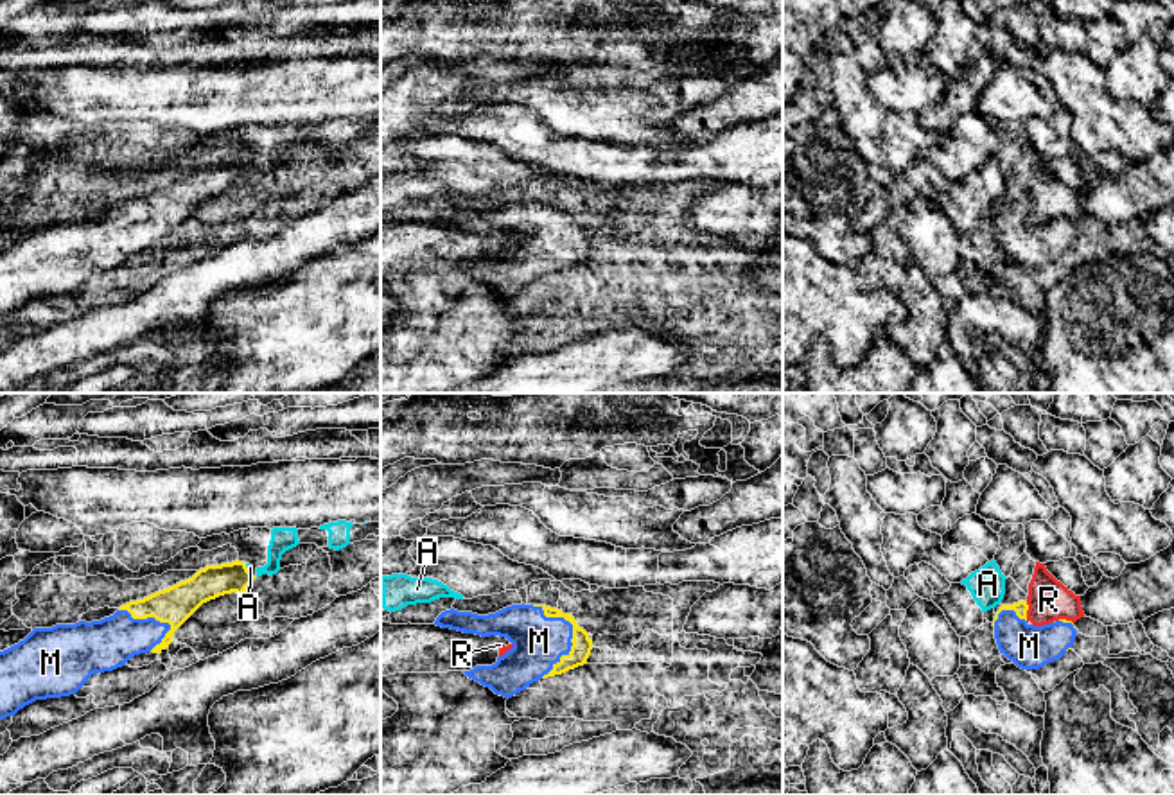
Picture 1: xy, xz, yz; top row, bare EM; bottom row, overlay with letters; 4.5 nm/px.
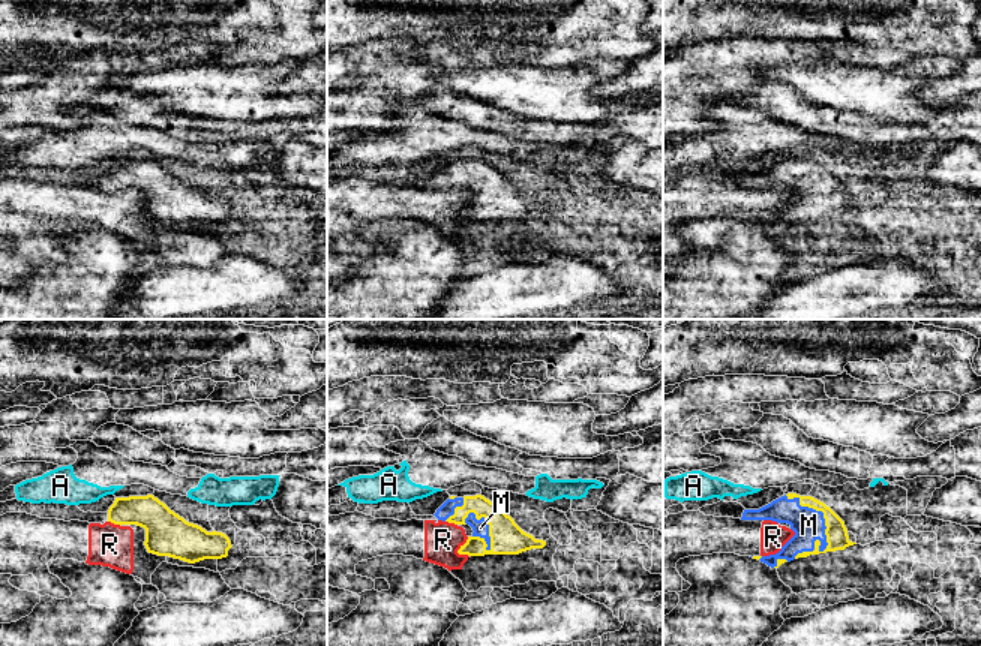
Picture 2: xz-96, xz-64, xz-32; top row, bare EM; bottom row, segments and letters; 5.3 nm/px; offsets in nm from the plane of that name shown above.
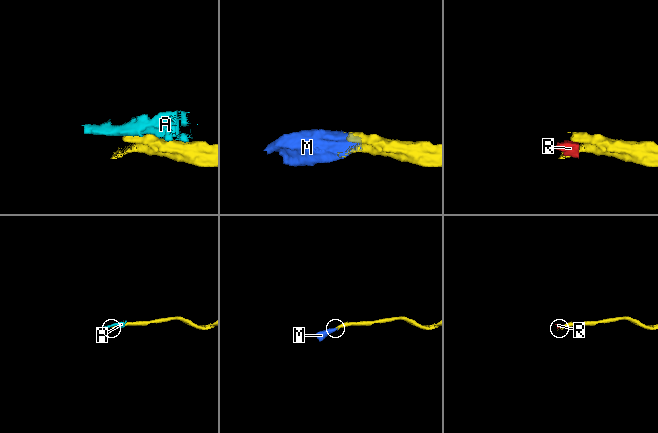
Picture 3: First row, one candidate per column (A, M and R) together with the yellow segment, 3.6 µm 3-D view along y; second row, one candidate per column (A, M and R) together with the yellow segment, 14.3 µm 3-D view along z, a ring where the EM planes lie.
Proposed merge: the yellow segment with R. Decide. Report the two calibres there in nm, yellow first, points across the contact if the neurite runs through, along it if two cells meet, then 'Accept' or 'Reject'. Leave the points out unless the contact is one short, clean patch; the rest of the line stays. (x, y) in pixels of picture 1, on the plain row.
Thickness 60 nm (yellow) against 190 nm. Boundary: yz (1025, 200), (1027, 218). Reject

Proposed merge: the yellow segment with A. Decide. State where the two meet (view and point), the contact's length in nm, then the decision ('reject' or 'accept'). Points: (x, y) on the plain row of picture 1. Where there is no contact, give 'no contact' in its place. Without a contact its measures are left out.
xy (246, 167) | 70 nm | reject

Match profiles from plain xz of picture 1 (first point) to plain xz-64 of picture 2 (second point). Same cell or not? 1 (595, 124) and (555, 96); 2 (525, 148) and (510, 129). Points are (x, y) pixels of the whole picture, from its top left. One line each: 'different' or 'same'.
1: same
2: same

